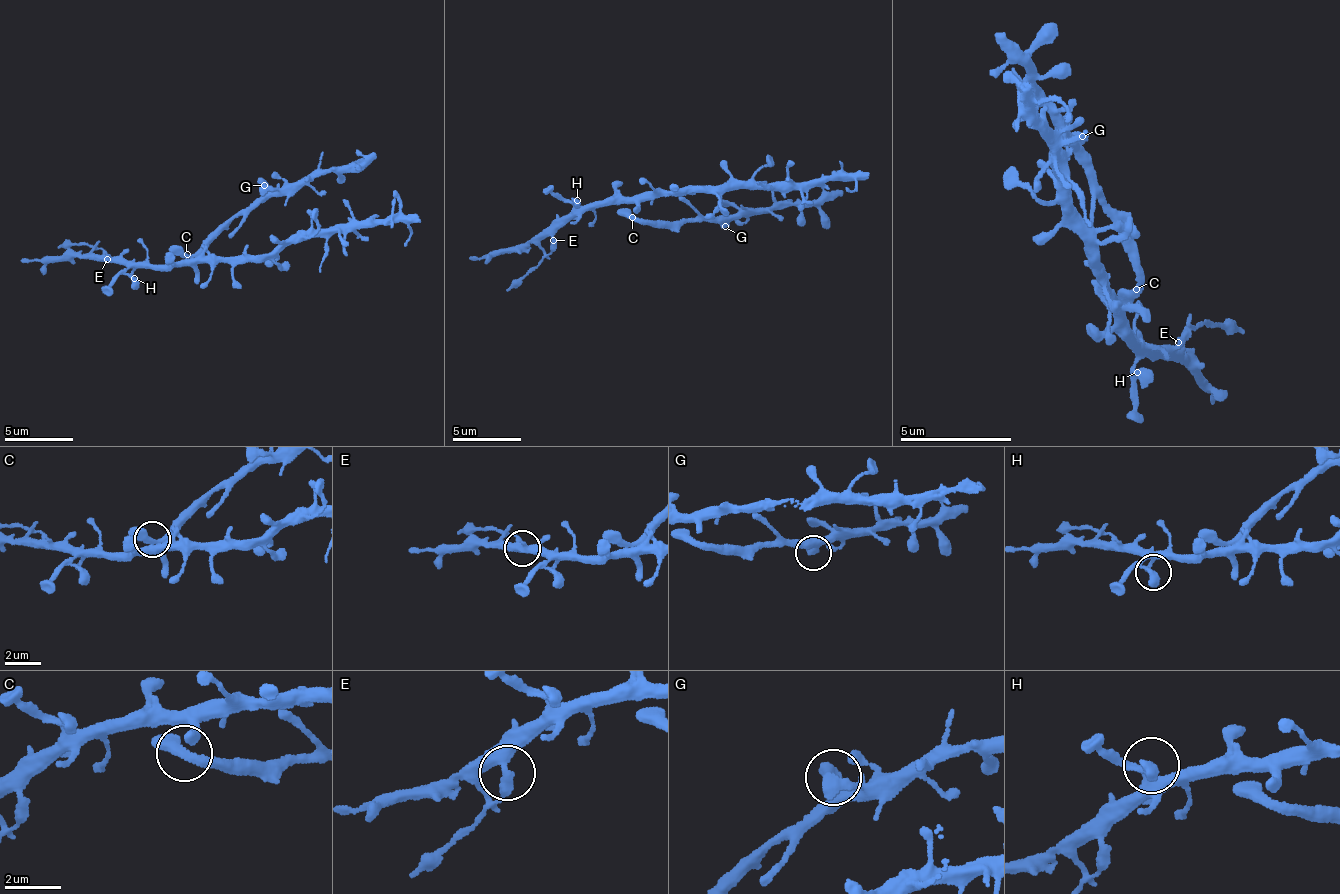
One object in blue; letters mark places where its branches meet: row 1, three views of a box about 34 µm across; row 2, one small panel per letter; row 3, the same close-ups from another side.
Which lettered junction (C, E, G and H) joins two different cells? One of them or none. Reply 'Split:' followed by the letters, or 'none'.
Split: E

